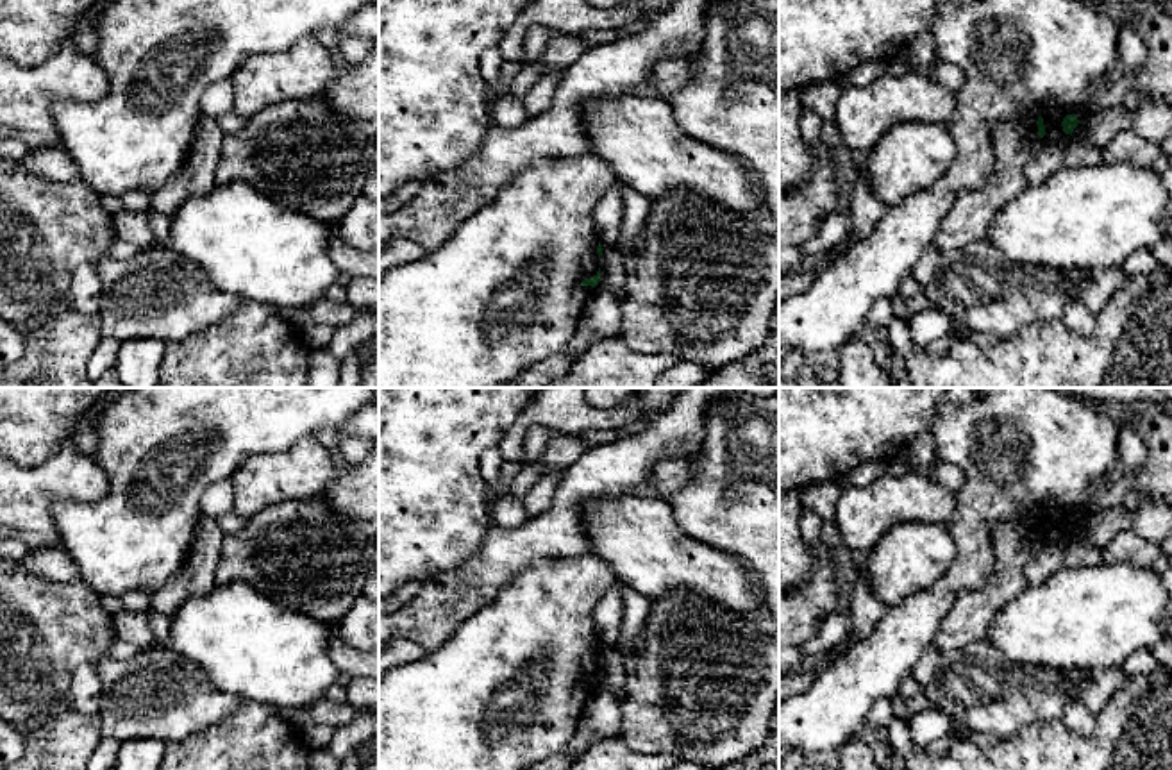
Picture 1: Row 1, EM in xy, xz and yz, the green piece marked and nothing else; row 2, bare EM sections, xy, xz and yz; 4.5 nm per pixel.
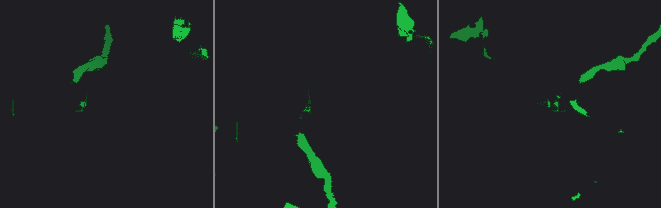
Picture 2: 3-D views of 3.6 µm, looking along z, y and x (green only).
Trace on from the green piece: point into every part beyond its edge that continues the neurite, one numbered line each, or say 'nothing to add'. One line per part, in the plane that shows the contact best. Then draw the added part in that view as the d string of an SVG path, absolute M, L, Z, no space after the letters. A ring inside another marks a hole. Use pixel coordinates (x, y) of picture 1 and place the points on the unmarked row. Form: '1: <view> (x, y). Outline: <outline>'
1: xz (504, 692). Outline: M595 556L581 559L536 561L507 582L498 597L465 620L457 631L436 650L418 661L391 668L379 682L379 770L525 770L557 752L563 752L577 731L581 715L593 691L582 686L599 672L599 638L593 611L609 588L616 582L611 566Z

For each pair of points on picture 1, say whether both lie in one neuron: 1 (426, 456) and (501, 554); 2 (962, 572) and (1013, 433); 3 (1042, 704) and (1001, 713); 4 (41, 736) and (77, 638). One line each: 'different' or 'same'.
1: different
2: same
3: same
4: same

